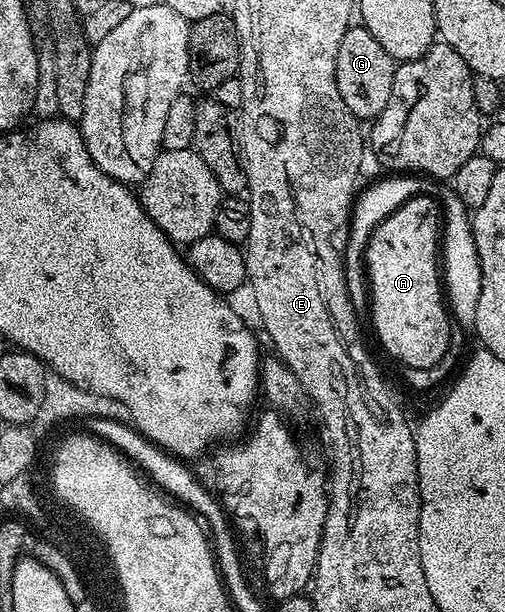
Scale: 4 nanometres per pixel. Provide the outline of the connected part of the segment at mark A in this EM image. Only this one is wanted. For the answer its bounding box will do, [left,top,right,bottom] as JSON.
[363,195,451,369]

